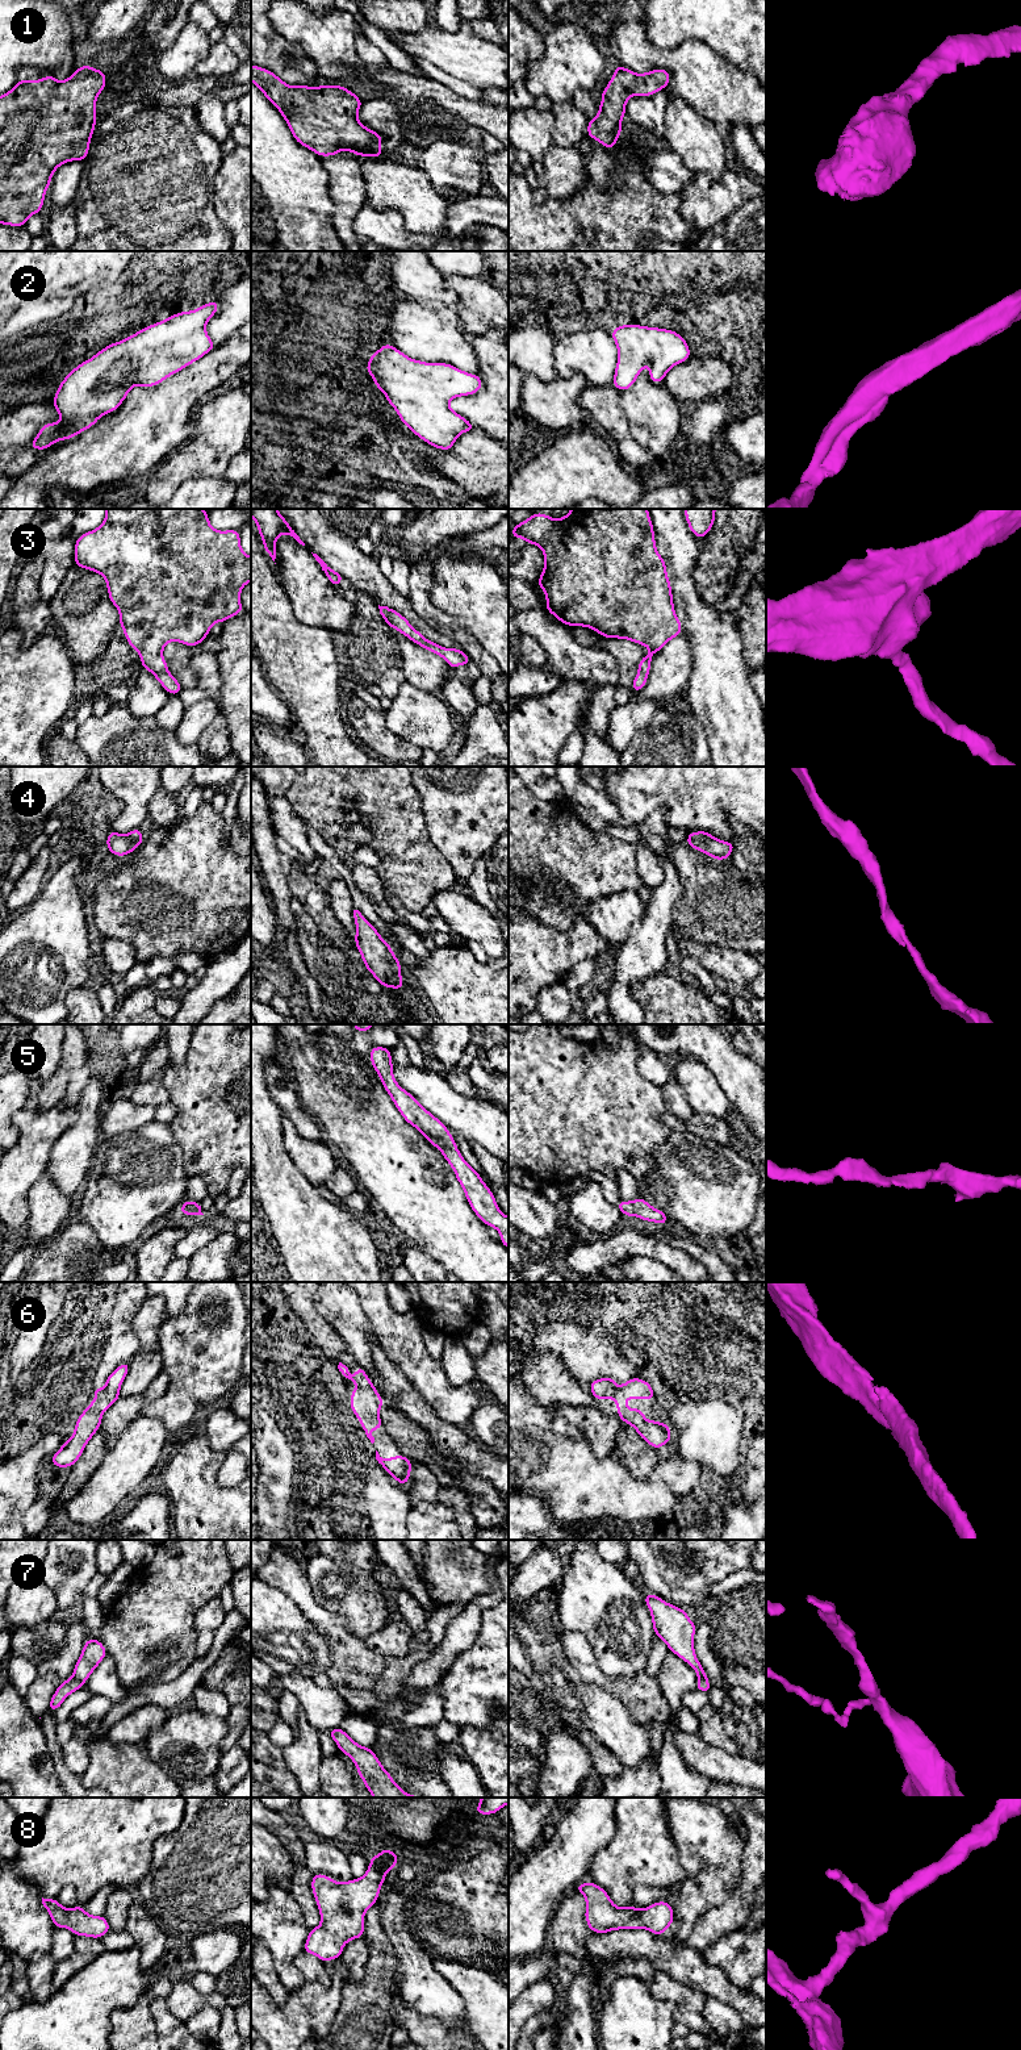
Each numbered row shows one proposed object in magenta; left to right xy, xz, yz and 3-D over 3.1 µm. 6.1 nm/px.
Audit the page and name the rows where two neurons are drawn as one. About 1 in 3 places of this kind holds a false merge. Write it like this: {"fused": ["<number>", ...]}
{"fused": ["7"]}

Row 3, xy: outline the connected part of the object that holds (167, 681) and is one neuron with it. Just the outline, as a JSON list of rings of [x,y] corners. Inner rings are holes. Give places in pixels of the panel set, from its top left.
[[[105,509],[104,522],[97,529],[84,533],[76,539],[75,565],[97,572],[105,579],[109,600],[120,613],[120,626],[130,647],[139,654],[142,668],[150,671],[168,694],[175,696],[179,694],[183,686],[168,672],[167,661],[163,657],[164,646],[172,640],[188,647],[198,646],[209,635],[209,630],[214,623],[222,623],[243,611],[240,592],[243,586],[251,581],[251,556],[246,555],[240,547],[239,530],[218,531],[213,529],[209,522],[208,512],[204,509]]]

